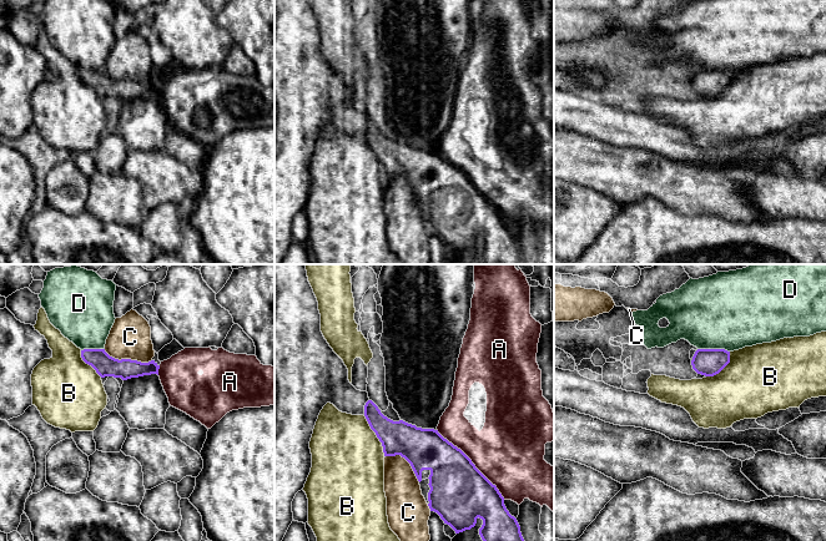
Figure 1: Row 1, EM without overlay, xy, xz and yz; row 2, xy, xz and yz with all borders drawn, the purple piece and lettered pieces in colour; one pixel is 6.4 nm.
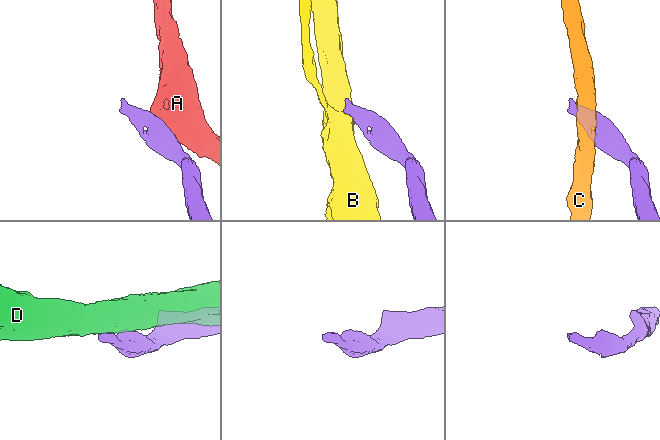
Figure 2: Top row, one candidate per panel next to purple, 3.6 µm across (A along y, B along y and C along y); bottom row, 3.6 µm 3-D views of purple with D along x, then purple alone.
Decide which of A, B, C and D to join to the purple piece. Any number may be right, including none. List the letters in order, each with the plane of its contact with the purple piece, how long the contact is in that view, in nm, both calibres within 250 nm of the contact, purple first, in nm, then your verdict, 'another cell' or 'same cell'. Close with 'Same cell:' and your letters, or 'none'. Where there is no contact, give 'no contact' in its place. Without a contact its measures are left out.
A: meets purple in xz; contact 650 nm long; 380 nm thick on the purple side, 440 nm on the other; another cell
B: meets purple in xz; contact 300 nm long; 220 nm thick on the purple side, 460 nm on the other; another cell
C: meets purple in xy; contact 320 nm long; 140 nm thick on the purple side, 280 nm on the other; another cell
D: meets purple in yz; contact 200 nm long; 180 nm thick on the purple side, 460 nm on the other; another cell
Same cell: none

